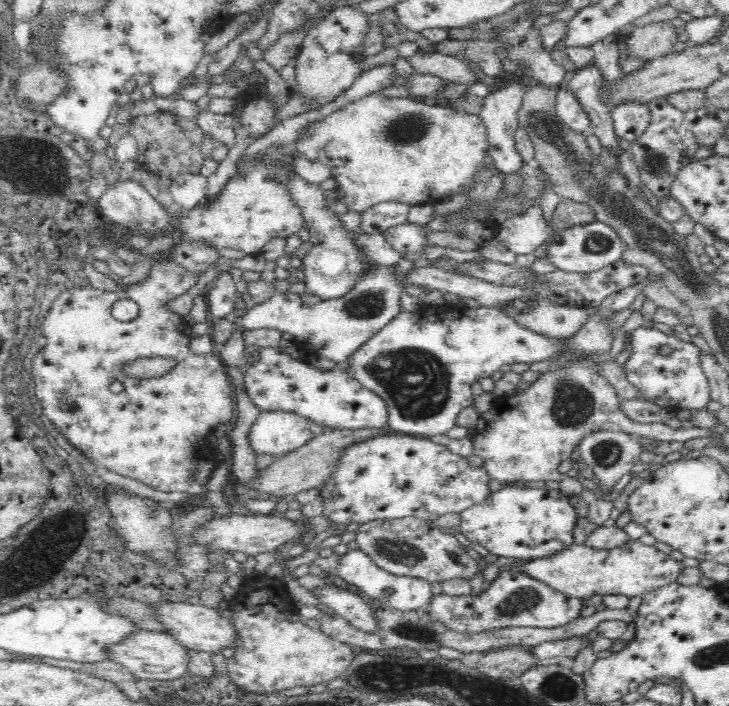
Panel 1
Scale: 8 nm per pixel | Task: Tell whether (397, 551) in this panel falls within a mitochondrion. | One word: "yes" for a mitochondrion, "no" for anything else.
yes

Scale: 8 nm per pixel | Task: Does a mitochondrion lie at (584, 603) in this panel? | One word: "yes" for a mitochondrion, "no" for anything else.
no

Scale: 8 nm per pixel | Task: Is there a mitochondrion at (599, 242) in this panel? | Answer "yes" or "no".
yes

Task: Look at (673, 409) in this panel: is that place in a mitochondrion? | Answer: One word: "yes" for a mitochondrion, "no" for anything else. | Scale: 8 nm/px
no

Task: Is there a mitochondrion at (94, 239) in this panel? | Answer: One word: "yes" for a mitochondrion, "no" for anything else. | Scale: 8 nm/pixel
no

